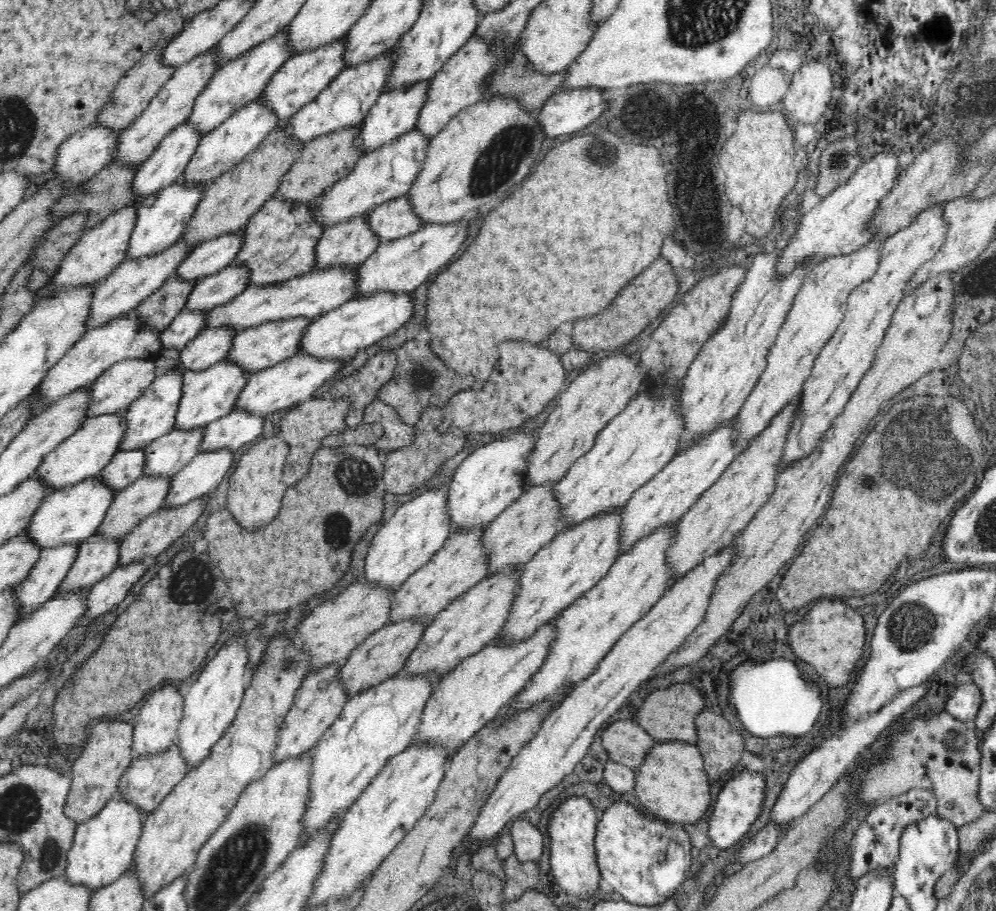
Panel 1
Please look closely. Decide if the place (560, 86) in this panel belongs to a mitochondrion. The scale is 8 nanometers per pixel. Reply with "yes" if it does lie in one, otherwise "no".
no

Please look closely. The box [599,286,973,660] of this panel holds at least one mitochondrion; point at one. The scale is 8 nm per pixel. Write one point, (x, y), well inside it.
(888, 473)

